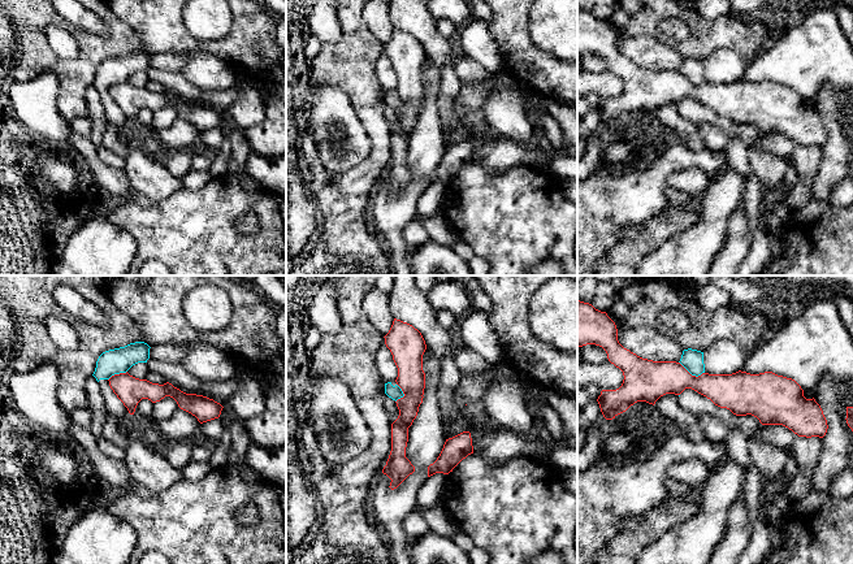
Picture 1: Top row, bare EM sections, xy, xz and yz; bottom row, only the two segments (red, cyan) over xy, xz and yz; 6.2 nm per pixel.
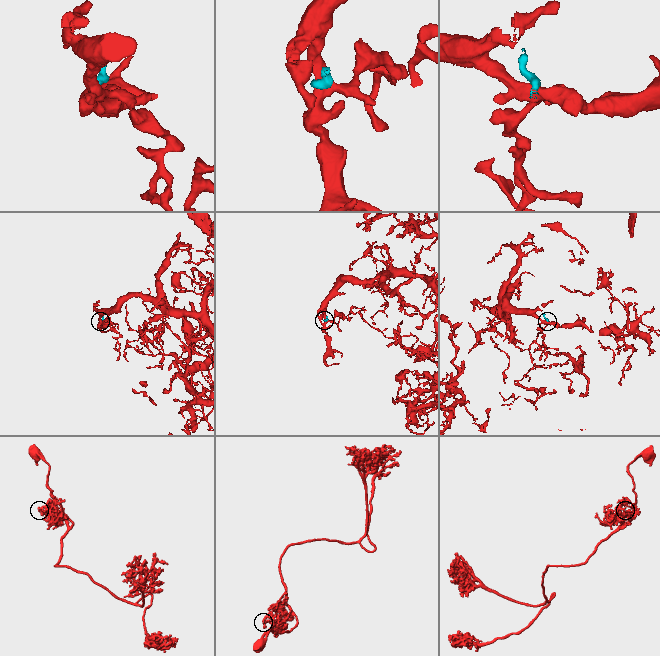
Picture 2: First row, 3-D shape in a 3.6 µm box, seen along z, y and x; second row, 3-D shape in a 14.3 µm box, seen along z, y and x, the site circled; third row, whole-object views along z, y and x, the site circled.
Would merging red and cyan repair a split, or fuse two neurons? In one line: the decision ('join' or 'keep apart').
keep apart

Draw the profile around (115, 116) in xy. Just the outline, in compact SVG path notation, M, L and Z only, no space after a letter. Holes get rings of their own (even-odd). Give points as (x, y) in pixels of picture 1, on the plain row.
M135 51L125 56L105 60L96 70L92 84L101 96L109 125L114 125L118 130L129 129L131 123L113 101L108 88L114 83L126 82L138 71L147 71L150 68L150 57L151 56L144 51Z

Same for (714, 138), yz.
M702 122L698 126L698 133L702 139L703 147L710 151L726 149L728 144L728 135L718 126Z

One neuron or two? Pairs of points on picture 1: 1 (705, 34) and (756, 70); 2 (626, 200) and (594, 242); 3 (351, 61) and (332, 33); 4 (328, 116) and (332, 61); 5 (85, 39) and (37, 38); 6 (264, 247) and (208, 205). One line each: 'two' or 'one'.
1: two
2: one
3: two
4: two
5: one
6: one

